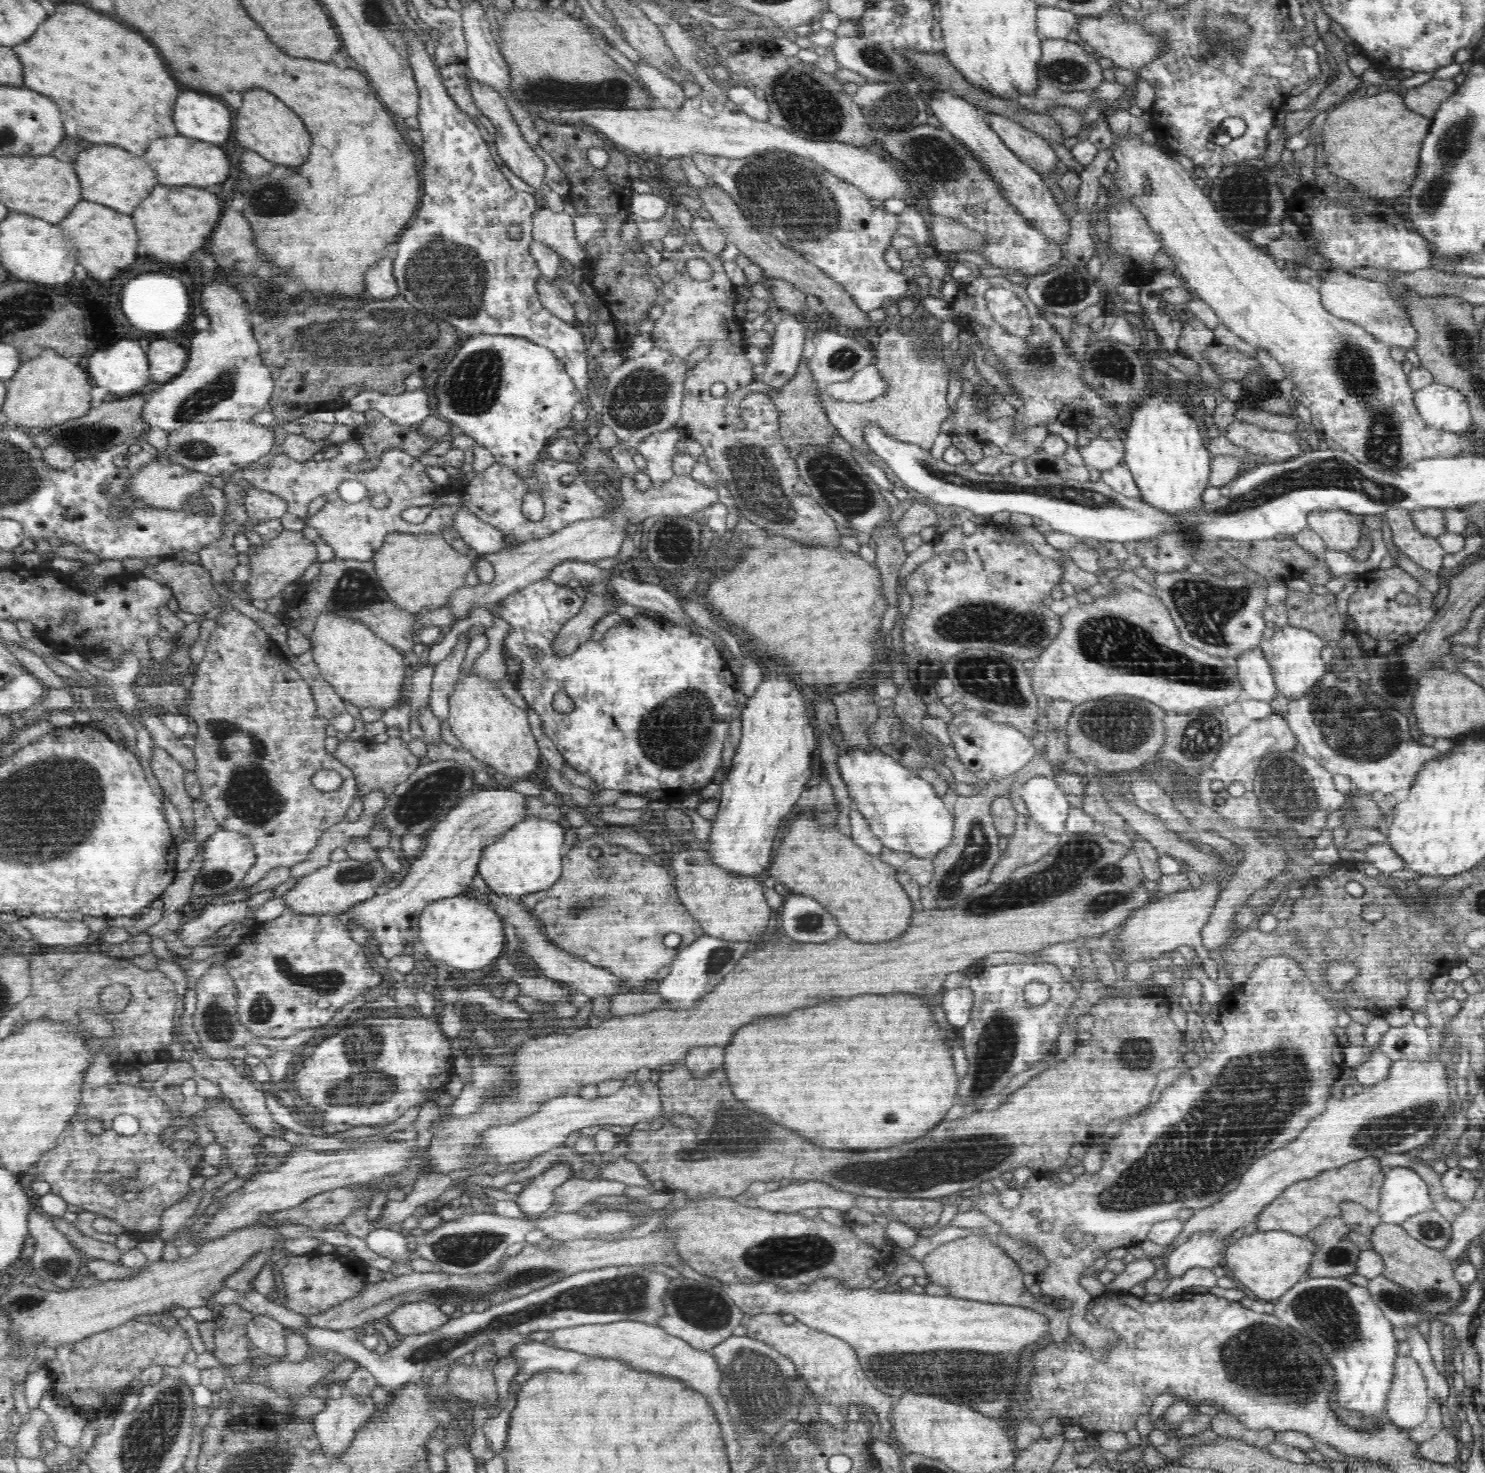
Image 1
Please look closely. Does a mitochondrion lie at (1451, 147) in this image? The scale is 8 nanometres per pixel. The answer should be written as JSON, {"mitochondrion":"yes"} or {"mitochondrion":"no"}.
{"mitochondrion":"yes"}

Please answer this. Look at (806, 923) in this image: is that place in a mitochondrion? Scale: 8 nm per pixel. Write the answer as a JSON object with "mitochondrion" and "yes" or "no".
{"mitochondrion":"yes"}

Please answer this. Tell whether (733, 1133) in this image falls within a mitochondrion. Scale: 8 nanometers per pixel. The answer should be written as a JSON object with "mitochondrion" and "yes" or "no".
{"mitochondrion":"yes"}

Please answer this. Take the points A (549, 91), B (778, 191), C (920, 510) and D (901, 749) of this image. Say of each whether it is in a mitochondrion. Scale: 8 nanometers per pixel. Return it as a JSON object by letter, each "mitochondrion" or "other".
{"A":"mitochondrion","B":"mitochondrion","C":"other","D":"other"}

